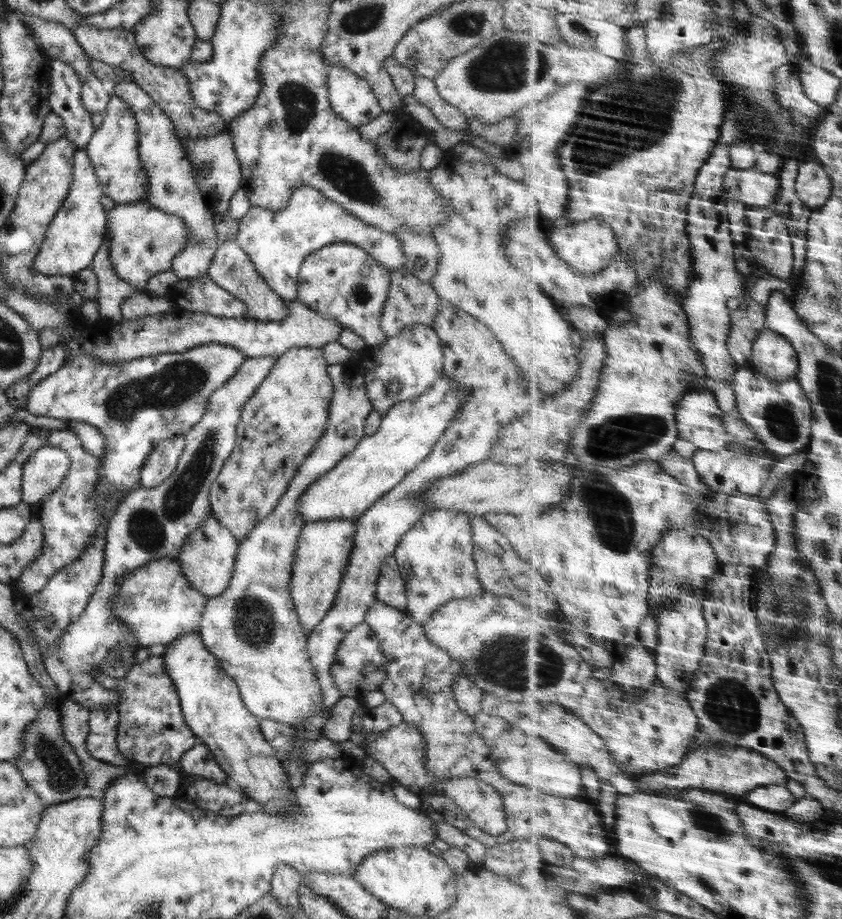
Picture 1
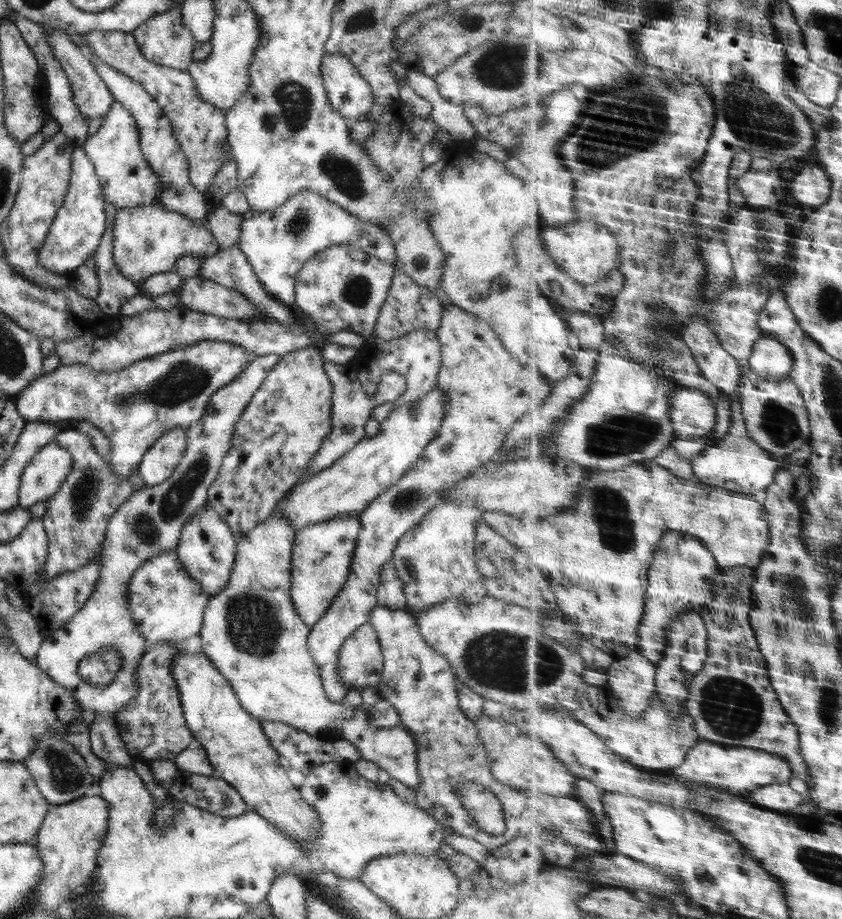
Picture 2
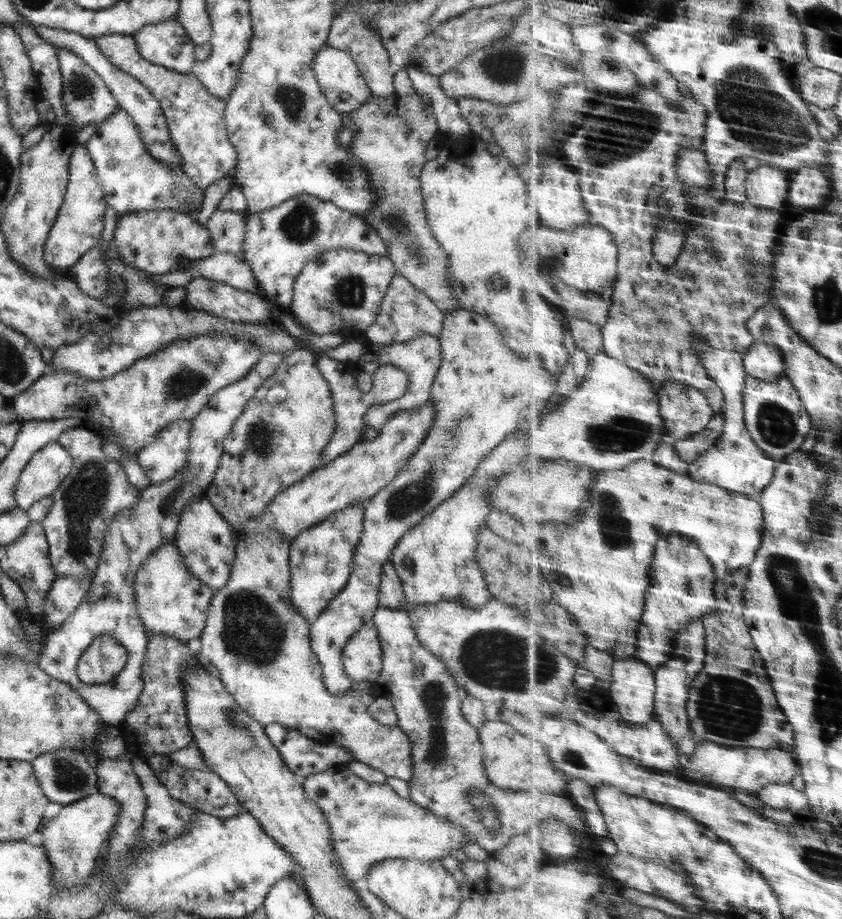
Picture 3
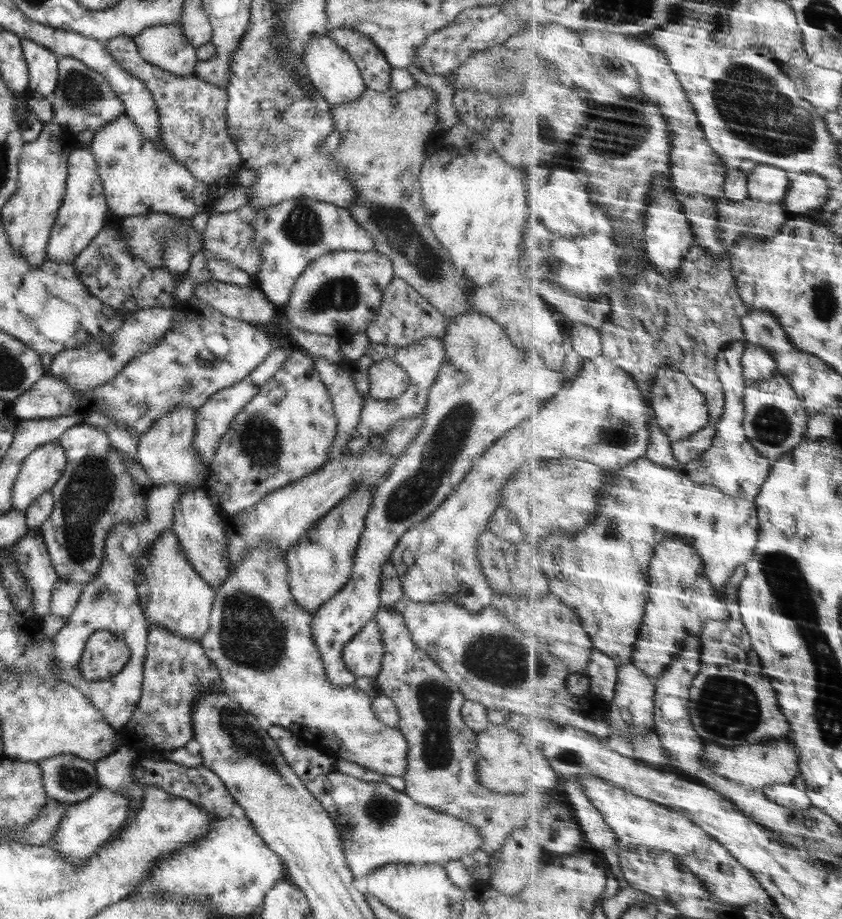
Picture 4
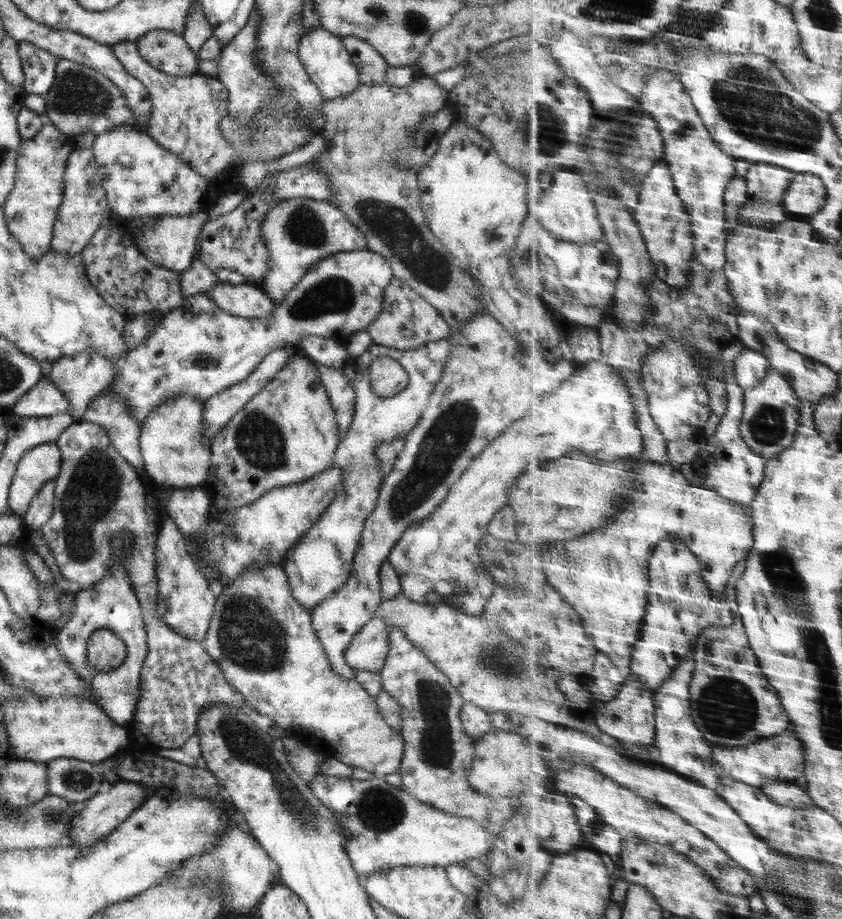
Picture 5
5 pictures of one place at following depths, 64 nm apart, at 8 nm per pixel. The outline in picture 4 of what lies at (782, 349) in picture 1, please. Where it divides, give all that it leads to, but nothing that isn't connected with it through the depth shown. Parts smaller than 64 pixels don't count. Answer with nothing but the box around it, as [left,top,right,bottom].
[742,344,779,384]

